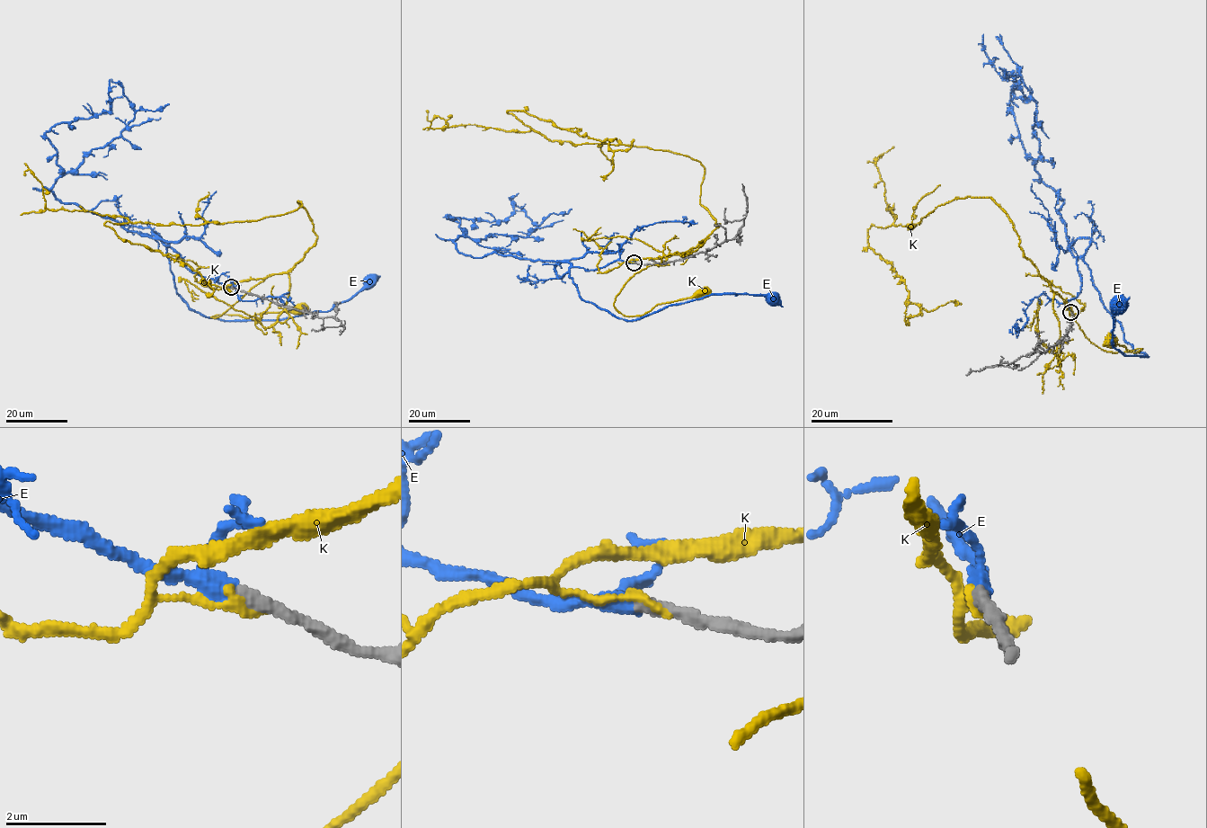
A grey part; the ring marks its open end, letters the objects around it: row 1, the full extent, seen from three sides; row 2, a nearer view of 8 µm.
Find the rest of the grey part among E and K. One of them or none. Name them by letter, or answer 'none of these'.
E

